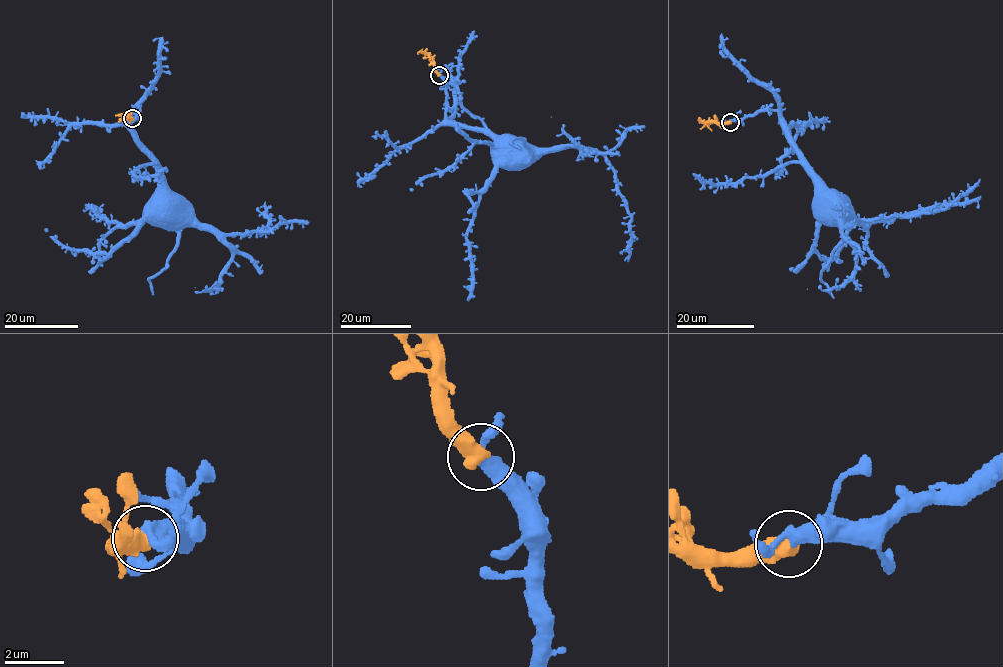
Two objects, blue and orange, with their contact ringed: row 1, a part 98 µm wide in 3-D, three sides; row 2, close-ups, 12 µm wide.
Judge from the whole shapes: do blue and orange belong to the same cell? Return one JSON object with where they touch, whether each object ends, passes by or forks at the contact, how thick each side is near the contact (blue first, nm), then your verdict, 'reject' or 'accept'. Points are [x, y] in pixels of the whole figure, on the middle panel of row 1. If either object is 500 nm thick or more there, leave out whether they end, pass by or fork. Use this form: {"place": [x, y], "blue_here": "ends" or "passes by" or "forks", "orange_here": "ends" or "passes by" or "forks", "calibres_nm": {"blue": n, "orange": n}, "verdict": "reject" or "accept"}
{"place": [439, 75], "calibres_nm": {"blue": 360, "orange": 600}, "verdict": "accept"}

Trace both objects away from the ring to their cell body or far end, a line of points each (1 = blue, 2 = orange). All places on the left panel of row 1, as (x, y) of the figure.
1: (132, 118), (135, 111), (130, 119), (134, 139), (198, 222), (223, 233), (266, 232), (270, 229), (265, 202)
2: (132, 118), (116, 115)

